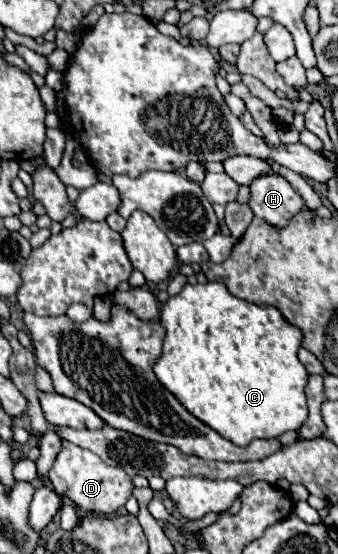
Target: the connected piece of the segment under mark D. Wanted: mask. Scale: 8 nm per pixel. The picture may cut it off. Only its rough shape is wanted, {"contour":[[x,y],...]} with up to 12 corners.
{"contour":[[66,440],[48,478],[82,512],[114,514],[134,490],[122,468]]}

